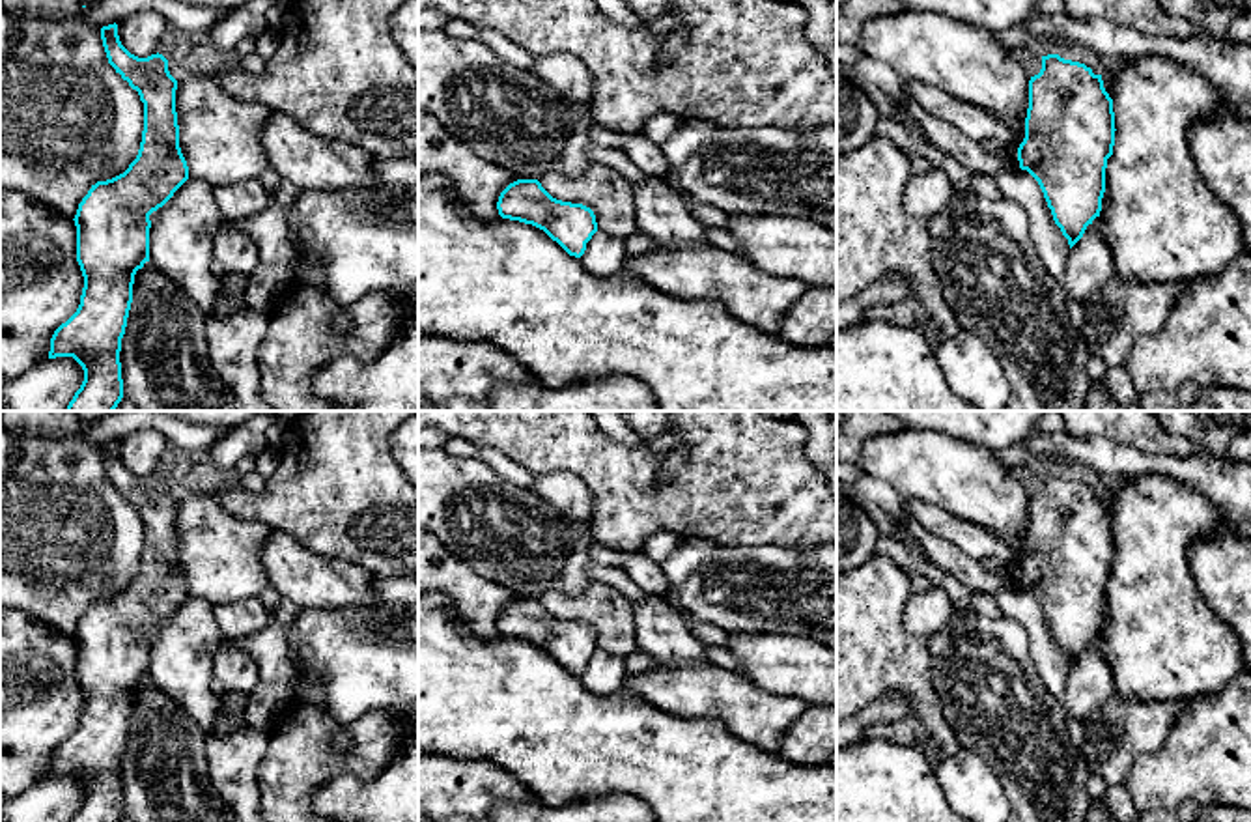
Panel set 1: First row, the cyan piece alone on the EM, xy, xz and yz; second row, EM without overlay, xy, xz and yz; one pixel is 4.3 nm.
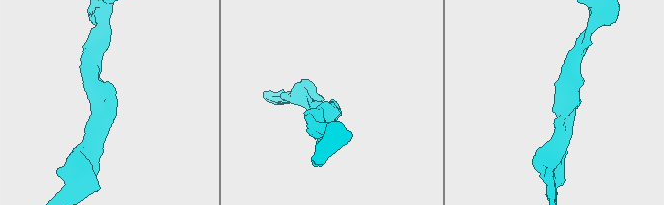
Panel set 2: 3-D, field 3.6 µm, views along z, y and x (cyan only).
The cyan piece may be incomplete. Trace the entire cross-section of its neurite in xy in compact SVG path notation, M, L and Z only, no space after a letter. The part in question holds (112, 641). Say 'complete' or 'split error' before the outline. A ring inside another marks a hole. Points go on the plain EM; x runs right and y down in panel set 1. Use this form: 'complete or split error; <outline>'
complete; M116 441L101 446L101 458L108 482L144 521L144 549L129 587L91 603L73 637L84 706L77 730L54 749L49 770L49 777L73 775L84 788L69 822L121 820L121 757L134 693L149 680L149 633L189 598L179 566L177 499L168 478L159 471L148 476L131 473Z

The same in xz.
complete; M517 598L499 615L499 633L543 648L569 674L581 676L597 650L596 633L583 622L553 616L538 598Z

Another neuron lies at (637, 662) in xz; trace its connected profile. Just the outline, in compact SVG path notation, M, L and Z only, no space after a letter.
M637 648L629 656L626 656L626 676L646 673L657 665L659 661L652 654Z

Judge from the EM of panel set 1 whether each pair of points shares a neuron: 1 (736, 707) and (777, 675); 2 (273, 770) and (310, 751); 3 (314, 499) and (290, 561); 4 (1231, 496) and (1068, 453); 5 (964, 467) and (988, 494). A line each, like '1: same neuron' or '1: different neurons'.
1: different neurons
2: same neuron
3: different neurons
4: same neuron
5: same neuron

